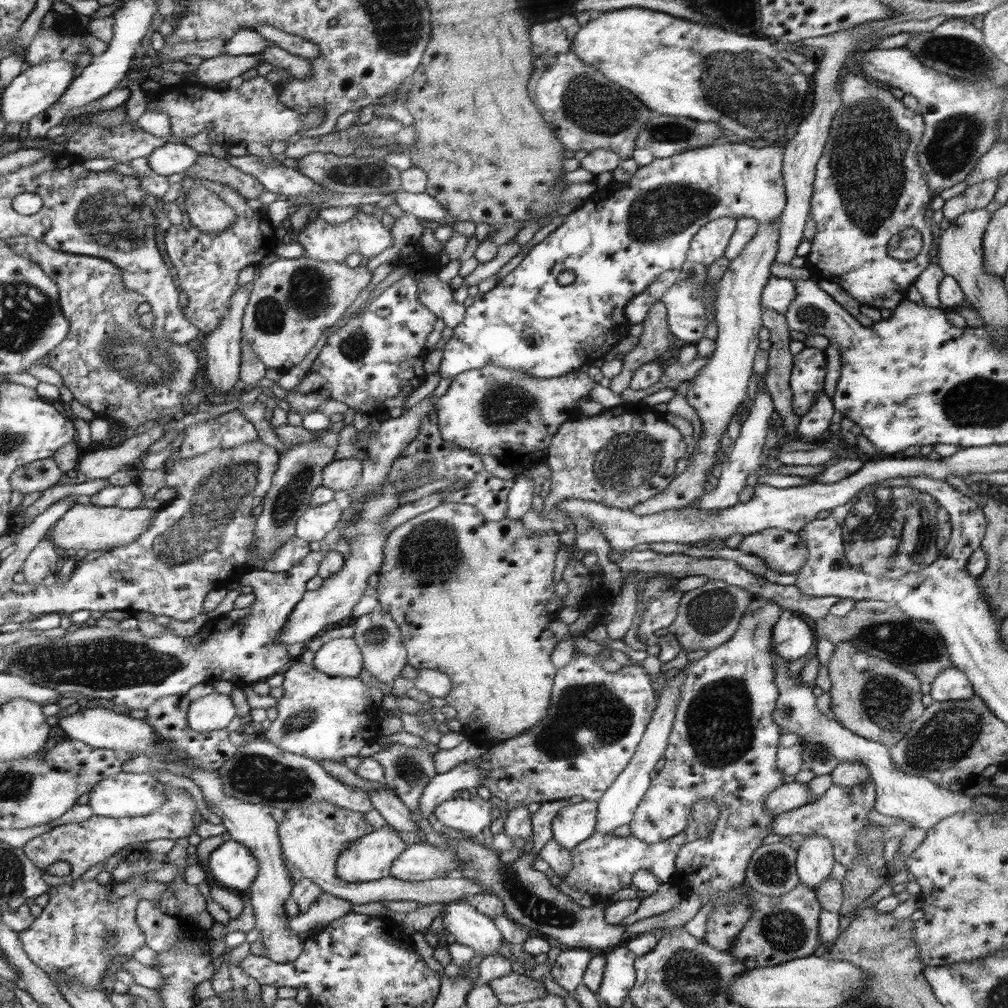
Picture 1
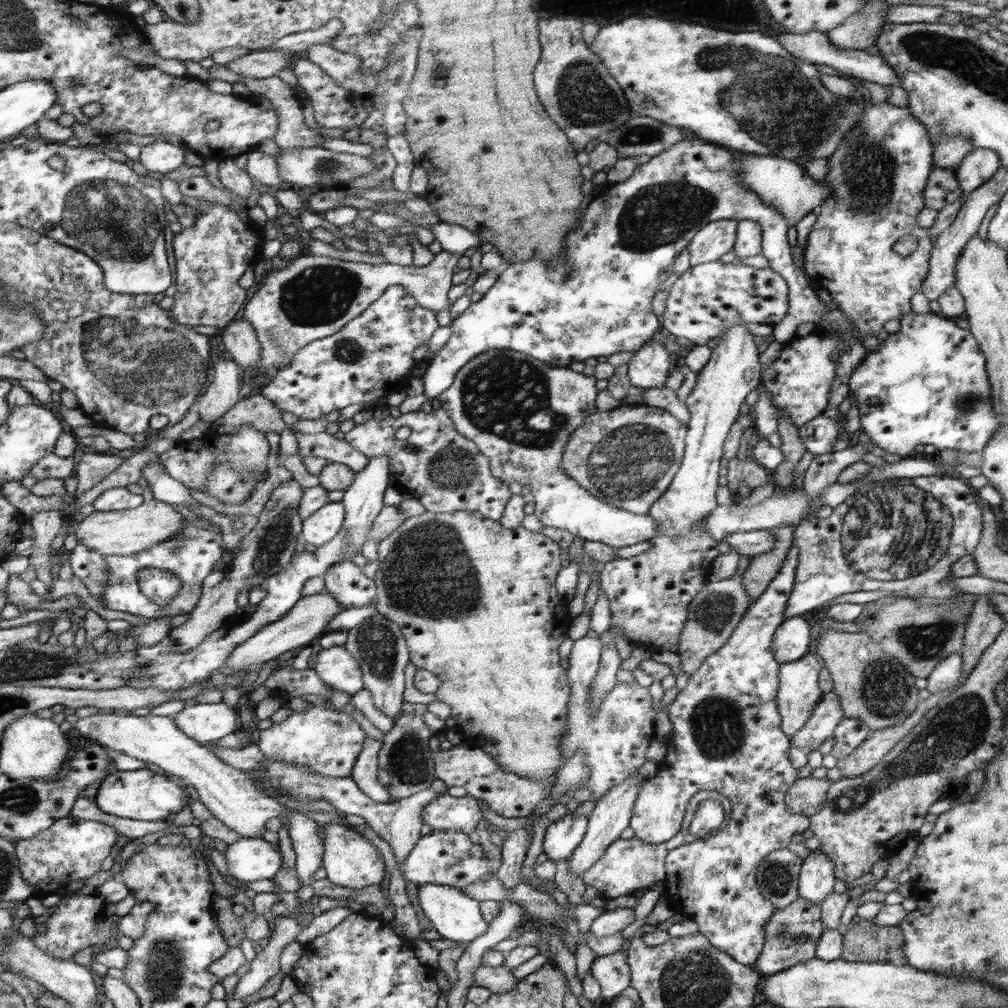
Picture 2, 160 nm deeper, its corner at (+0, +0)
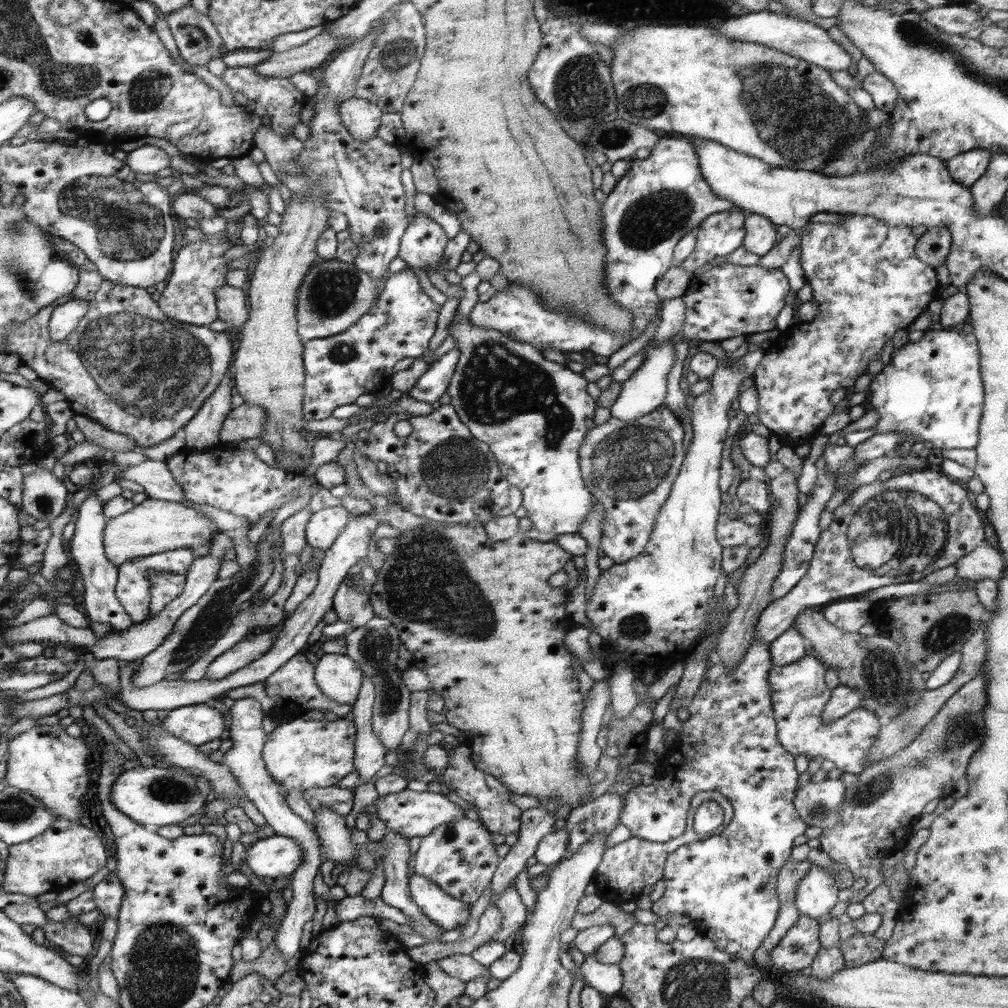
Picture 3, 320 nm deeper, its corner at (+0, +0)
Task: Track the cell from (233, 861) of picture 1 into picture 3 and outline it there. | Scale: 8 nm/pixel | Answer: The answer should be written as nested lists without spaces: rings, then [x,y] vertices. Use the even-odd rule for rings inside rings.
[[[273,835],[265,839],[258,839],[246,847],[246,862],[252,872],[270,878],[284,877],[297,872],[303,864],[305,850],[295,838],[286,835]]]

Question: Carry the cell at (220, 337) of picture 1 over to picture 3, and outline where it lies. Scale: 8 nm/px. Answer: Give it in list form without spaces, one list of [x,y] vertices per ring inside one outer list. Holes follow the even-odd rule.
[[[232,380],[222,382],[215,393],[211,394],[201,406],[193,421],[185,427],[186,450],[202,451],[220,442],[218,432],[222,428],[222,422],[226,421],[226,417],[232,410],[232,404],[230,404],[232,392],[228,381]]]

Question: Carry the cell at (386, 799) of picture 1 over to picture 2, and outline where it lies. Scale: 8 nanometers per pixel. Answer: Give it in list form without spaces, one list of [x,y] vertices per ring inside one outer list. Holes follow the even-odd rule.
[[[366,734],[365,744],[351,777],[372,800],[388,803],[392,802],[389,788],[378,782],[378,753],[382,747],[383,740],[376,740]]]

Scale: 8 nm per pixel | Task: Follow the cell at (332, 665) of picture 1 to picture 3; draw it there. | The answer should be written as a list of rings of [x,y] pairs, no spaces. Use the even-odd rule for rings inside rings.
[[[324,654],[314,668],[316,685],[326,697],[338,704],[354,705],[364,681],[364,672],[356,660],[340,654]]]

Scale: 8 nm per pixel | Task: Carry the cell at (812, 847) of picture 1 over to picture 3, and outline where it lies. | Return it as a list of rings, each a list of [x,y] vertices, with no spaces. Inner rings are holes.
[[[812,865],[795,888],[796,909],[802,916],[822,921],[838,904],[836,881],[825,868]]]

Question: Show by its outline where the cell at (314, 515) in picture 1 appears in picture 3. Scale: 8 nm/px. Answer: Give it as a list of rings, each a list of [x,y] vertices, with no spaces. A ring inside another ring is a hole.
[[[342,505],[326,507],[314,513],[305,528],[305,539],[310,546],[328,550],[349,524],[352,516]]]

